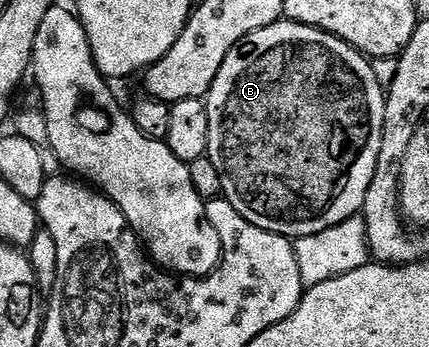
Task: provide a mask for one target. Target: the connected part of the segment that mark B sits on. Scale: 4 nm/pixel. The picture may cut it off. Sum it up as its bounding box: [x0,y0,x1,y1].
[204,19,386,239]

